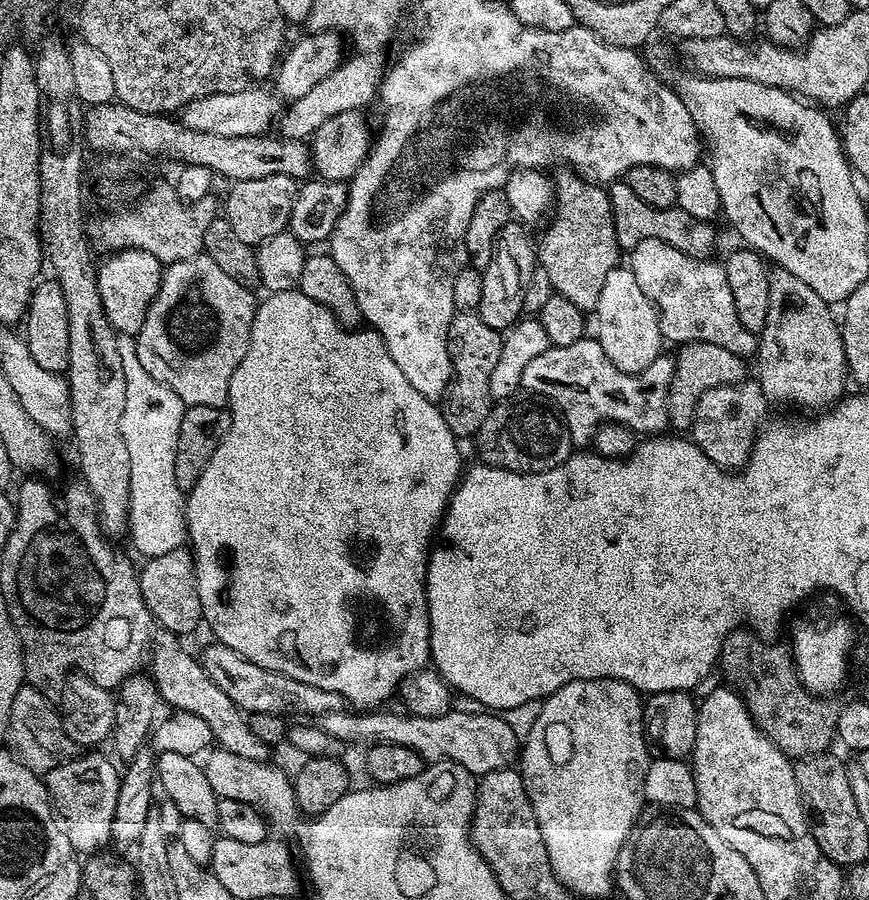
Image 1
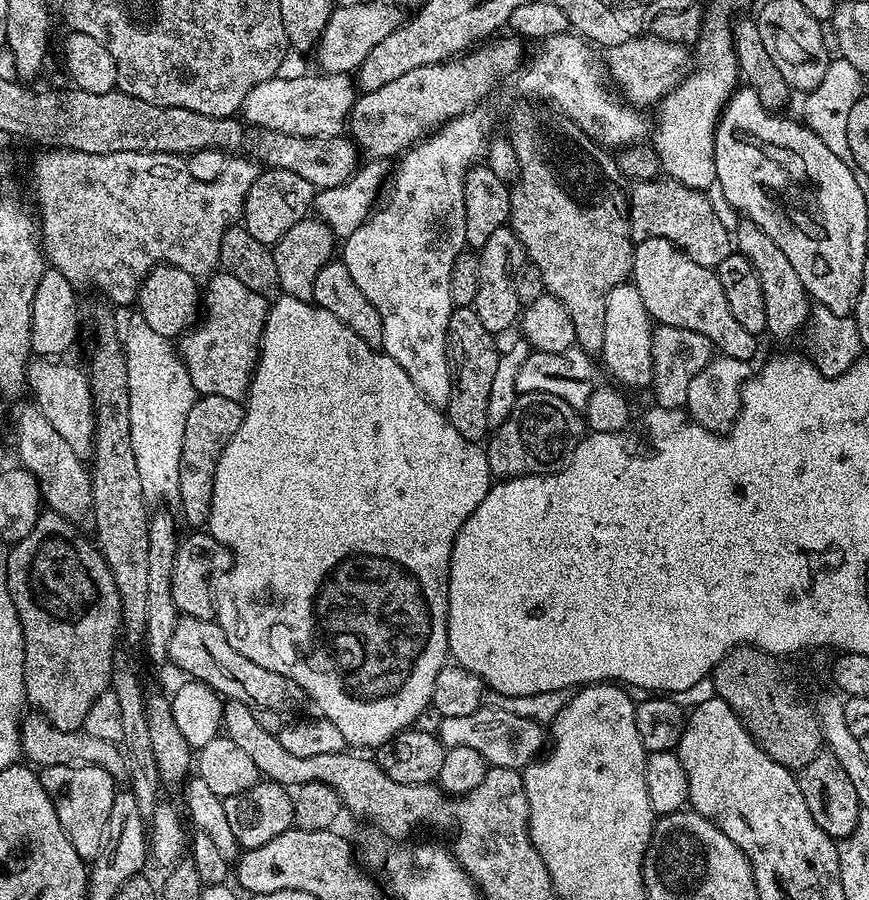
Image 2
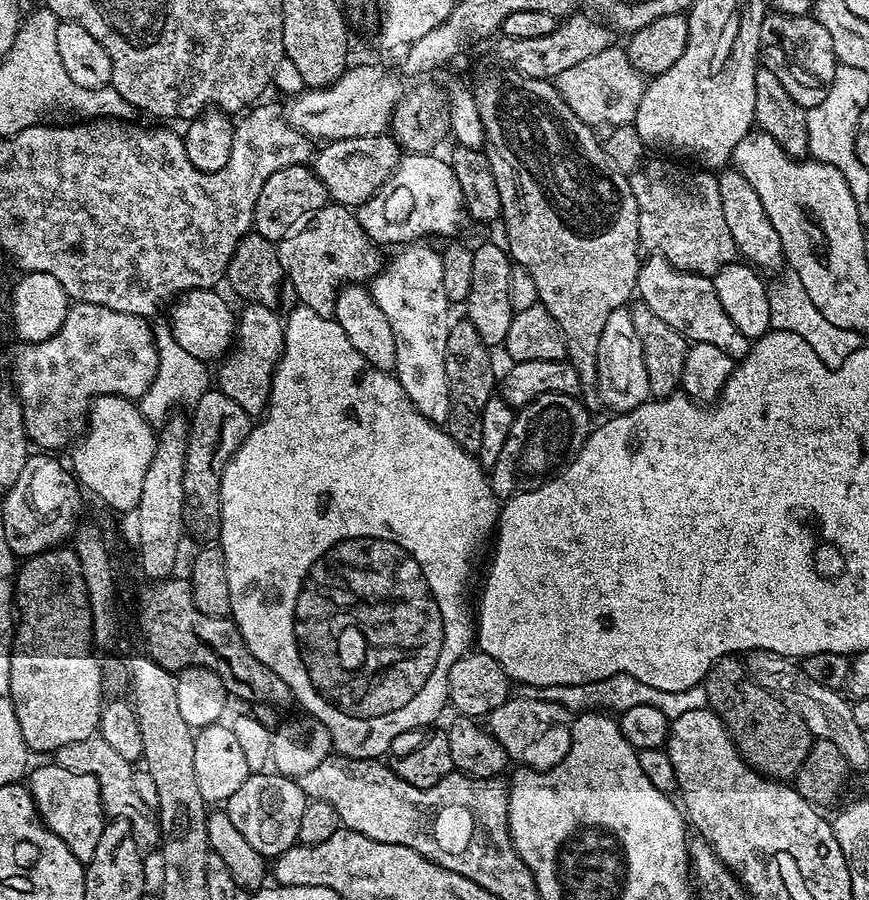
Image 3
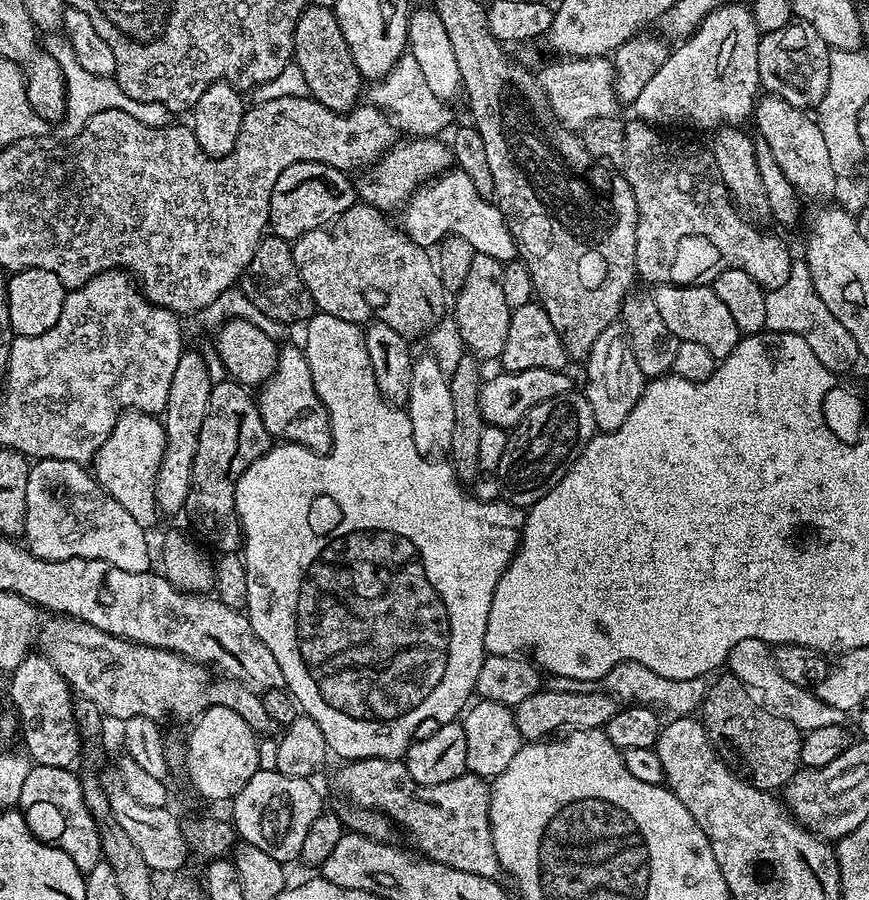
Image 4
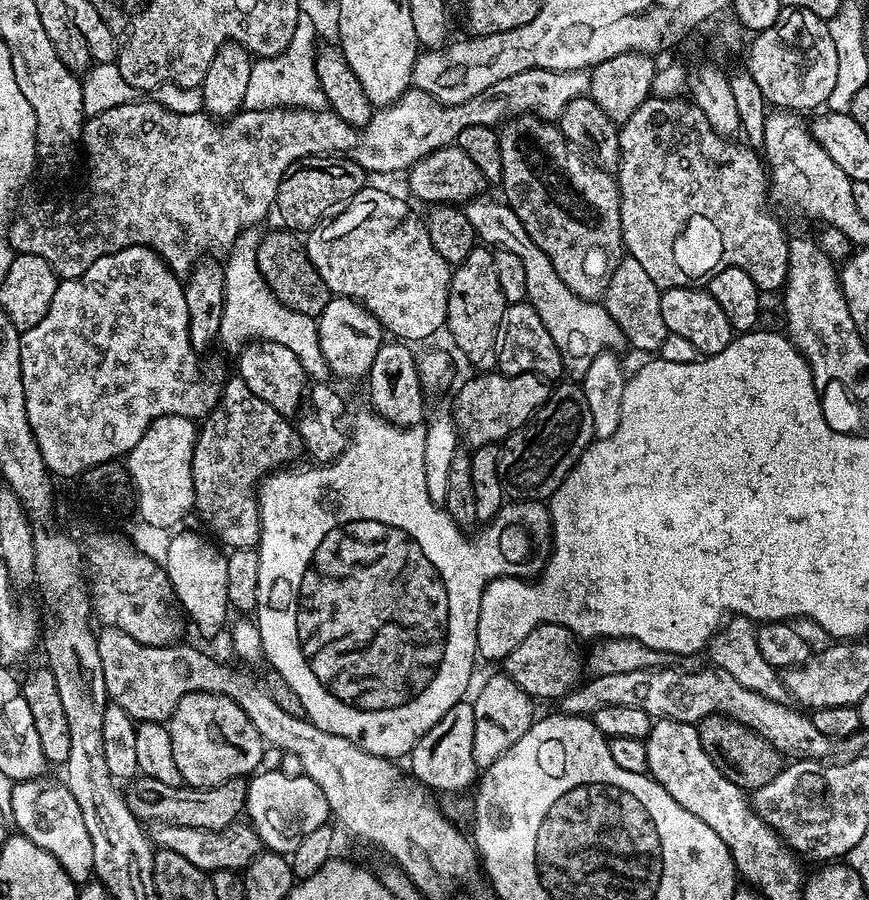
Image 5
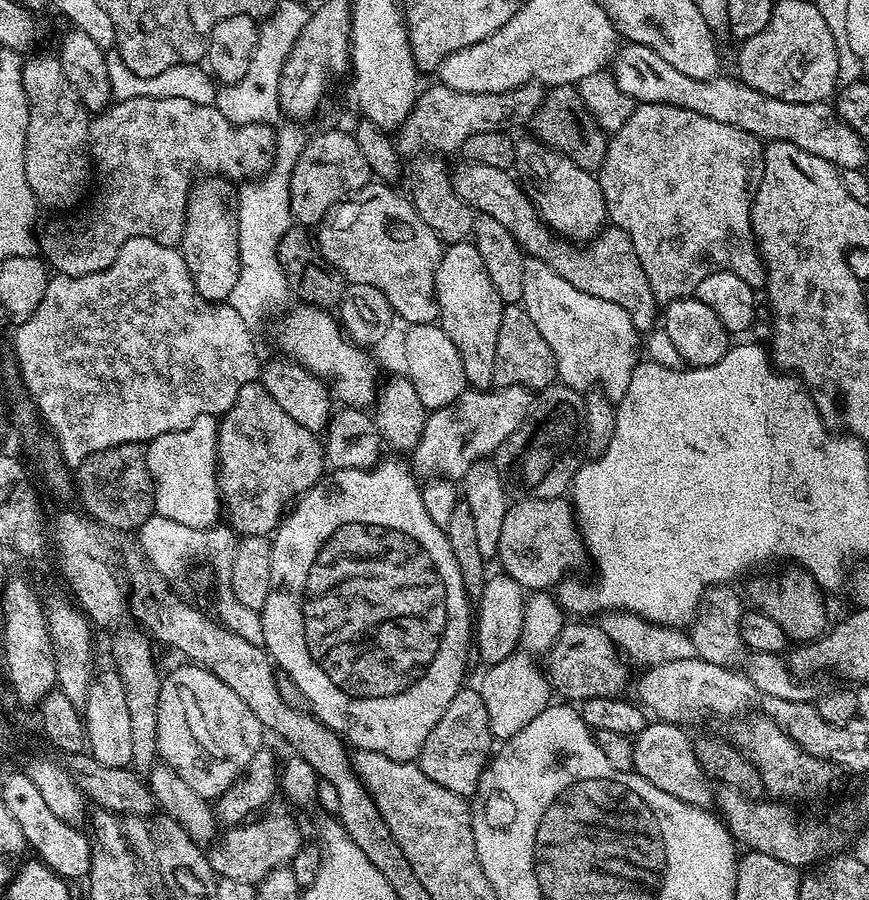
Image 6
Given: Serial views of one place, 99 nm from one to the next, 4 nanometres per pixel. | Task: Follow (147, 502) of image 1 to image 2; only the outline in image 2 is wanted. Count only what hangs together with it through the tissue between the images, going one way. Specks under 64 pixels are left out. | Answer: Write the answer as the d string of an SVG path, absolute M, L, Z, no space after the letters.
M134 314L128 325L122 328L124 357L128 361L130 442L133 443L134 459L138 464L142 482L142 494L148 502L164 500L175 493L178 486L178 462L182 454L182 434L186 434L186 414L198 399L194 382L182 363L177 349L170 345L169 337L150 330L140 314Z

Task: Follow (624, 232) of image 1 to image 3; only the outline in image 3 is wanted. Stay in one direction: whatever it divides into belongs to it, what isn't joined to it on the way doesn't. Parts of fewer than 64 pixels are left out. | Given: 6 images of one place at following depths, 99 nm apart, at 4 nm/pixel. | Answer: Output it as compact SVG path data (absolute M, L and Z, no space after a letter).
M645 159L640 167L631 173L632 193L640 207L638 214L638 234L640 235L640 246L645 253L666 257L675 268L682 269L683 272L696 272L700 276L711 277L722 266L733 263L737 259L738 251L733 235L730 234L730 226L726 226L726 218L722 218L722 198L720 197L719 179L711 171L699 170L695 172L692 168L683 168L680 164L671 164L668 160Z

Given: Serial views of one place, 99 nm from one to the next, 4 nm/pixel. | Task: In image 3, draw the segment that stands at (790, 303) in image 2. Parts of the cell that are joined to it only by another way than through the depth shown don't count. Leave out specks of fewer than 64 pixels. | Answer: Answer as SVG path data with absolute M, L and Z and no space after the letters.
M739 170L728 171L721 171L718 179L722 198L722 218L726 218L726 226L730 226L730 234L734 237L736 249L747 263L761 273L779 273L786 264L782 250L782 238L778 238L778 230L774 228L774 222L770 222L762 206L762 198L758 198L754 186L746 182L746 178Z

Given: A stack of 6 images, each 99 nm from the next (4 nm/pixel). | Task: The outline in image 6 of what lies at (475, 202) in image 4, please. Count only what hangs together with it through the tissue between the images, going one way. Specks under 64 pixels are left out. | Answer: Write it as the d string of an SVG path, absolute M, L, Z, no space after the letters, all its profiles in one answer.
M528 258L522 270L522 307L546 338L546 346L554 350L559 383L581 394L598 386L613 402L624 397L638 363L636 348L638 352L642 336L622 306L582 294L578 286L570 286L566 278L554 274L546 262Z

